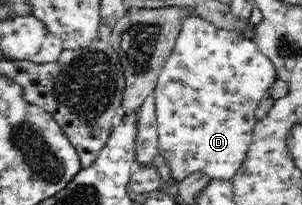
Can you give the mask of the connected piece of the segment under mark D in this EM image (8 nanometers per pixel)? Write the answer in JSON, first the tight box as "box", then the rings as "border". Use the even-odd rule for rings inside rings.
{"box":[155,18,280,184],"border":[[[190,18],[184,24],[184,30],[175,44],[172,54],[167,58],[166,64],[160,71],[157,85],[155,86],[156,99],[156,114],[157,114],[157,129],[159,134],[159,152],[163,159],[167,171],[169,172],[169,179],[176,184],[182,182],[194,174],[202,174],[208,176],[211,180],[222,180],[223,182],[231,181],[234,176],[241,170],[244,160],[246,160],[254,127],[258,120],[256,120],[256,110],[262,98],[268,96],[268,89],[272,88],[272,84],[280,79],[275,69],[274,63],[270,60],[266,53],[252,40],[246,38],[242,34],[235,31],[227,30],[227,28],[216,27],[210,20],[203,18]]]}

